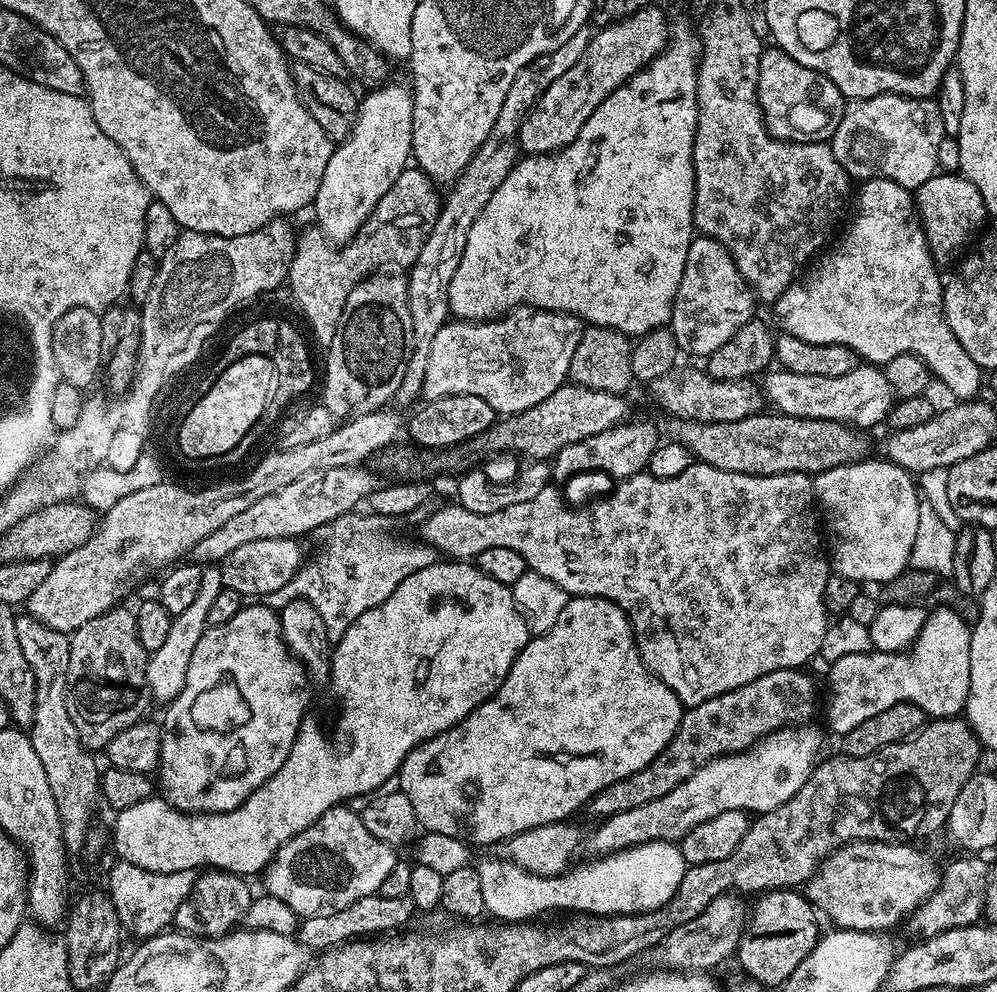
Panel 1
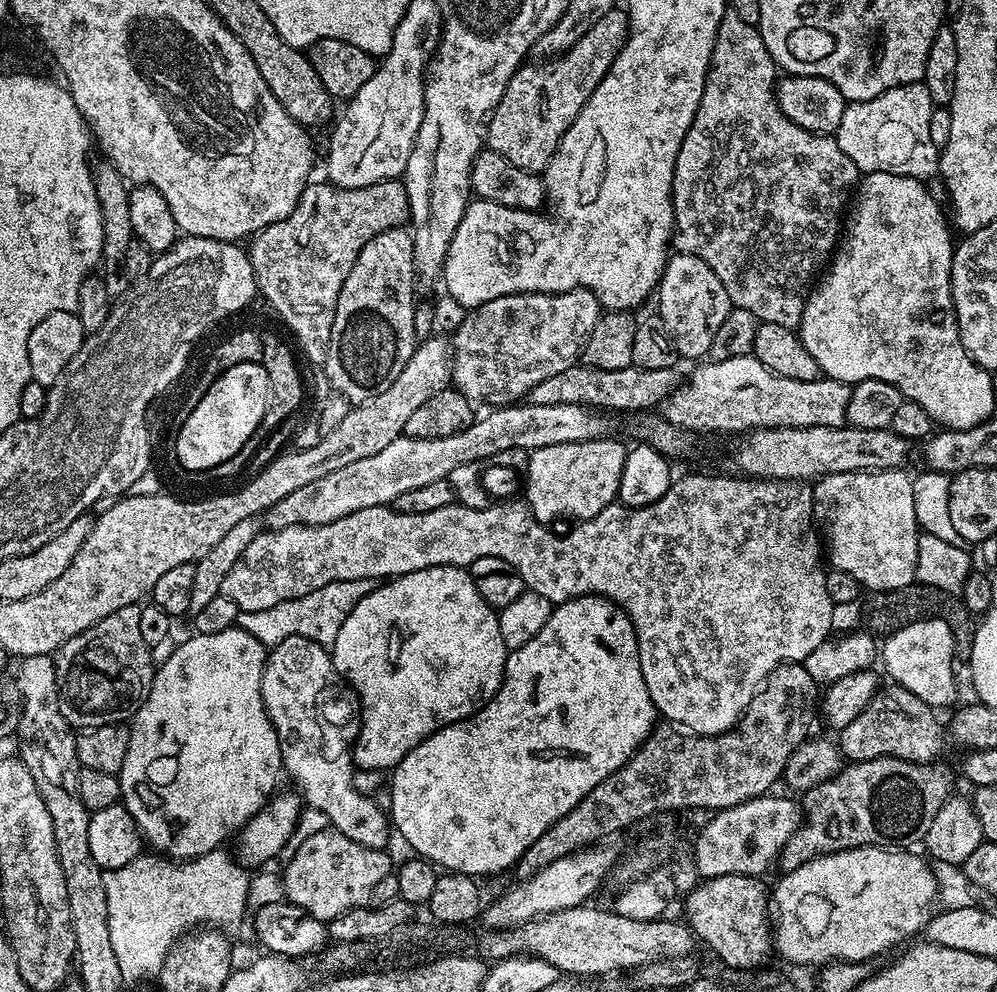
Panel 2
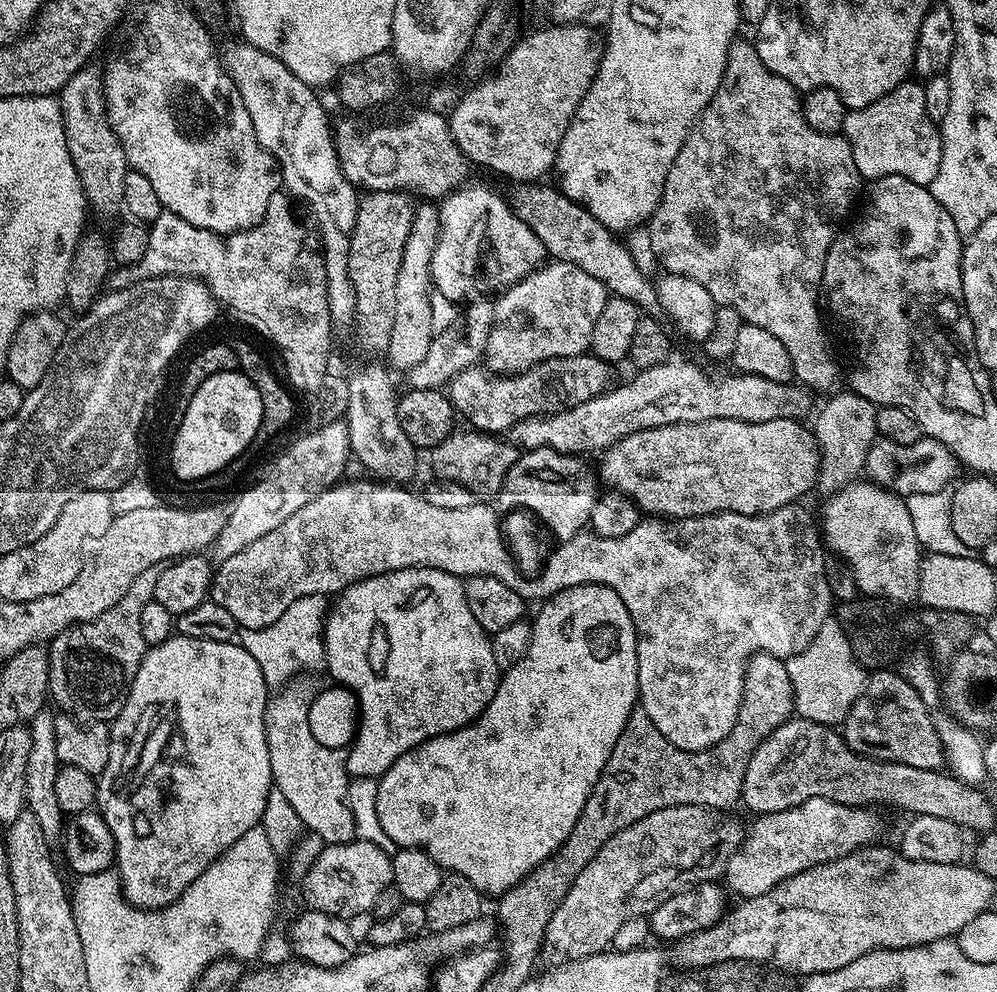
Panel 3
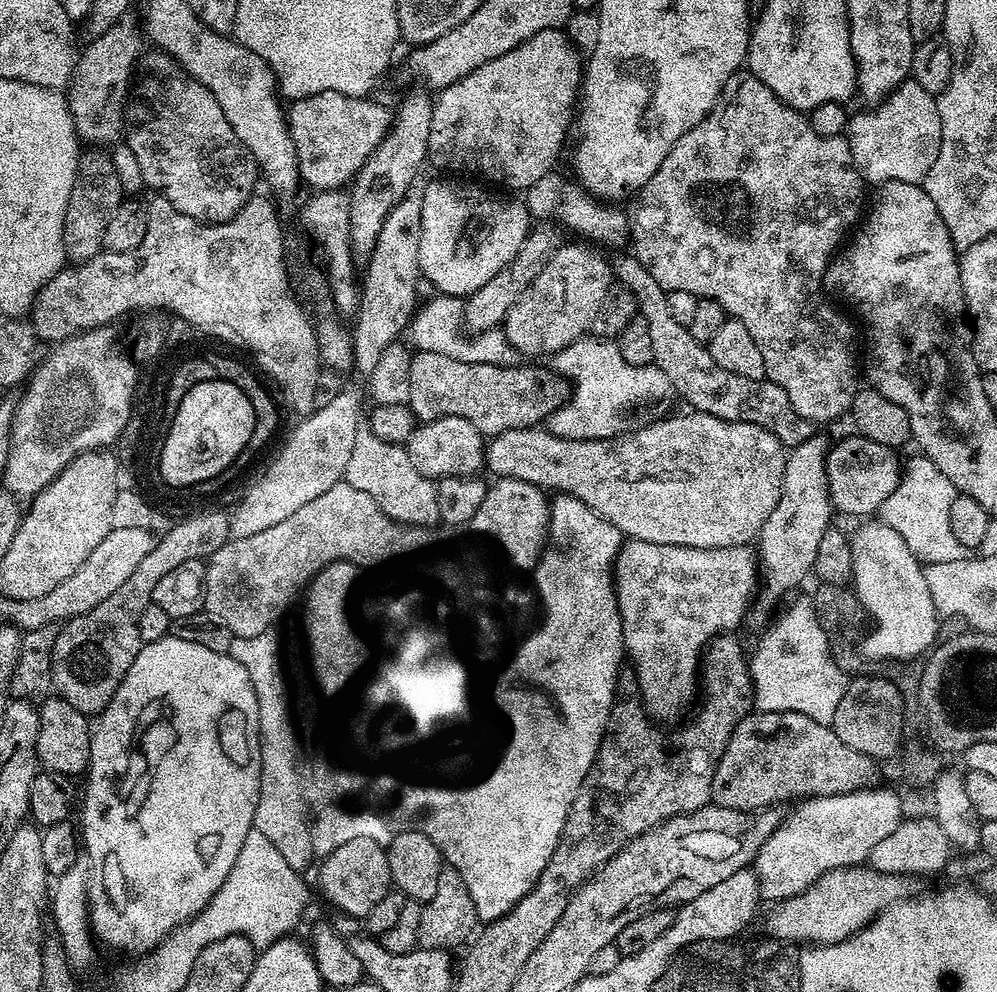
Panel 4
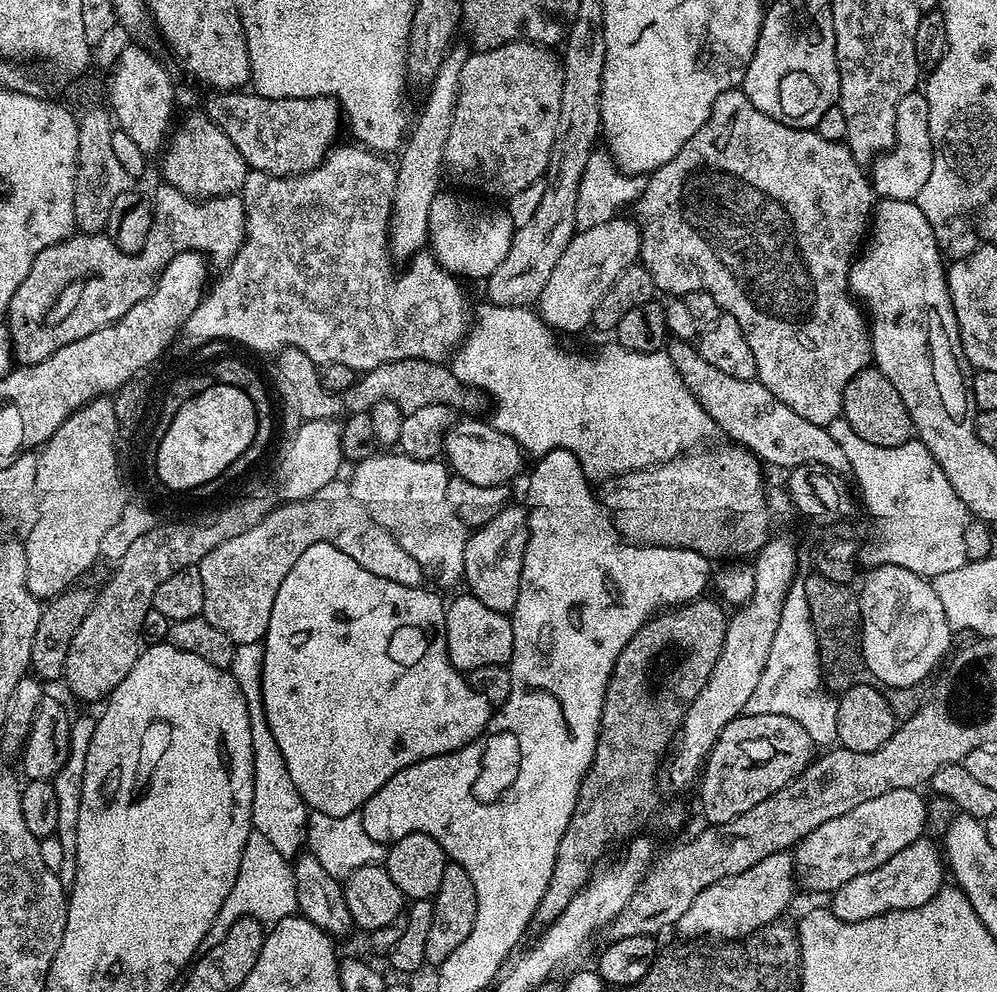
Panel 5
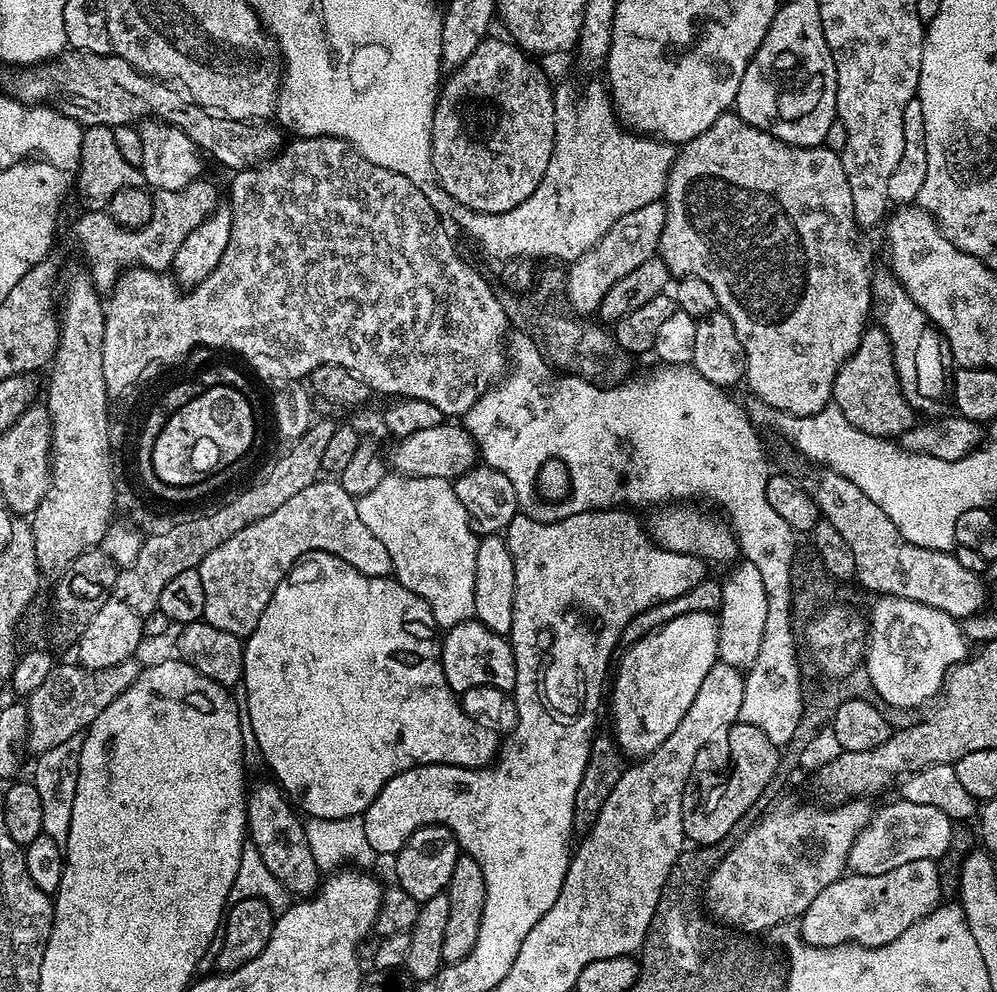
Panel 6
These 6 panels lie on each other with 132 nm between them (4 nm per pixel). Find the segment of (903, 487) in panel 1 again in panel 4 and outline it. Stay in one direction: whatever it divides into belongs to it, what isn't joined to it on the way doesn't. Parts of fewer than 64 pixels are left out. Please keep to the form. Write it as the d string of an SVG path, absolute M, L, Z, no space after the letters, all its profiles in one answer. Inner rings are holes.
M879 518L861 524L864 525L850 536L854 554L852 584L856 596L874 621L874 631L885 644L875 646L872 654L884 659L887 656L907 656L910 662L915 661L938 640L938 615L926 586L924 568L898 530Z

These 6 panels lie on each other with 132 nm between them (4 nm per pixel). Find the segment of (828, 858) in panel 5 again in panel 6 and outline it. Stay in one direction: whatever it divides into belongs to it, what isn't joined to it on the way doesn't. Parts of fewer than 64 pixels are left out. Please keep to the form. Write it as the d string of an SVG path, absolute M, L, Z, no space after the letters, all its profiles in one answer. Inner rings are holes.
M893 799L893 804L888 804L884 809L877 811L872 821L856 836L852 847L852 853L848 856L848 868L858 876L873 876L874 874L886 874L890 870L898 870L898 866L906 866L906 862L918 862L919 860L940 859L947 853L954 829L954 822L942 810L934 810L934 806L918 806L918 802Z

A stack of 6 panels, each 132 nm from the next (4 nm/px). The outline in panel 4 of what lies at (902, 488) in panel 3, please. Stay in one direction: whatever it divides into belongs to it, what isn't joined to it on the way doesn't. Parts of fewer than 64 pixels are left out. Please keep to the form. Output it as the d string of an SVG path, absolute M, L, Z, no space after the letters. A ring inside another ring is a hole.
M859 434L851 435L834 444L834 447L829 449L827 459L824 460L828 489L832 499L832 507L837 513L845 512L848 516L868 518L879 513L880 507L886 502L886 498L890 498L890 494L894 494L902 475L902 460L896 457L899 455L895 448L887 448L878 442L870 442L870 438Z

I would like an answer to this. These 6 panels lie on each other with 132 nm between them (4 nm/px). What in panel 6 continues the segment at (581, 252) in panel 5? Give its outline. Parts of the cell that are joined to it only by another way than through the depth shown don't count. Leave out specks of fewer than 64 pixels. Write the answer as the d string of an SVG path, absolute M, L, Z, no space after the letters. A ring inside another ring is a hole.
M660 200L650 202L650 206L642 206L642 210L630 210L630 214L618 218L618 222L614 222L614 226L610 226L610 230L606 230L606 234L594 248L579 256L577 260L571 261L567 265L568 292L566 288L566 296L571 307L582 314L595 313L600 307L602 298L606 298L606 290L610 290L610 286L614 286L614 282L618 282L618 278L626 278L626 274L630 274L630 270L635 270L637 266L642 266L642 262L653 259L660 246L667 214L667 207Z

